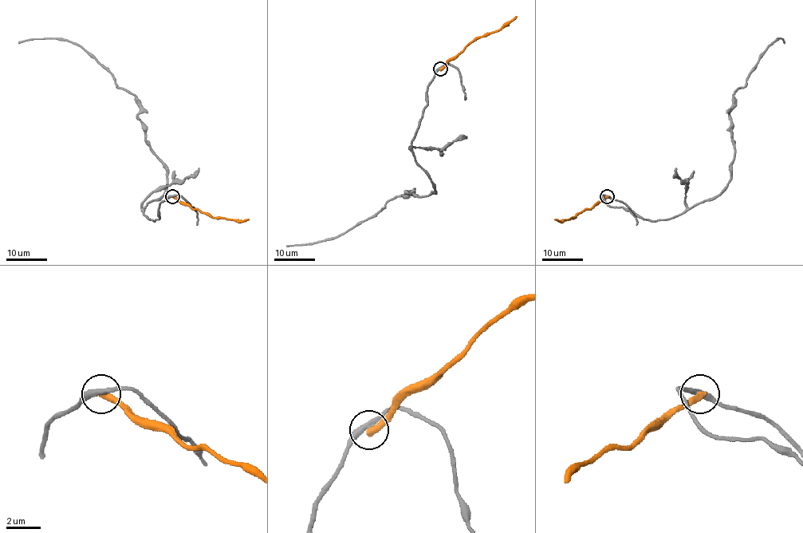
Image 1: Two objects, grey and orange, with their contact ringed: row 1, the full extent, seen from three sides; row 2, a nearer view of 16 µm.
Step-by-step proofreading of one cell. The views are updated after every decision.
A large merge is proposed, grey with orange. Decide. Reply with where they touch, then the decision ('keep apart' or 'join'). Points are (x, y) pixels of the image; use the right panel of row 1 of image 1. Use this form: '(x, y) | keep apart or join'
(607, 196) | keep apart

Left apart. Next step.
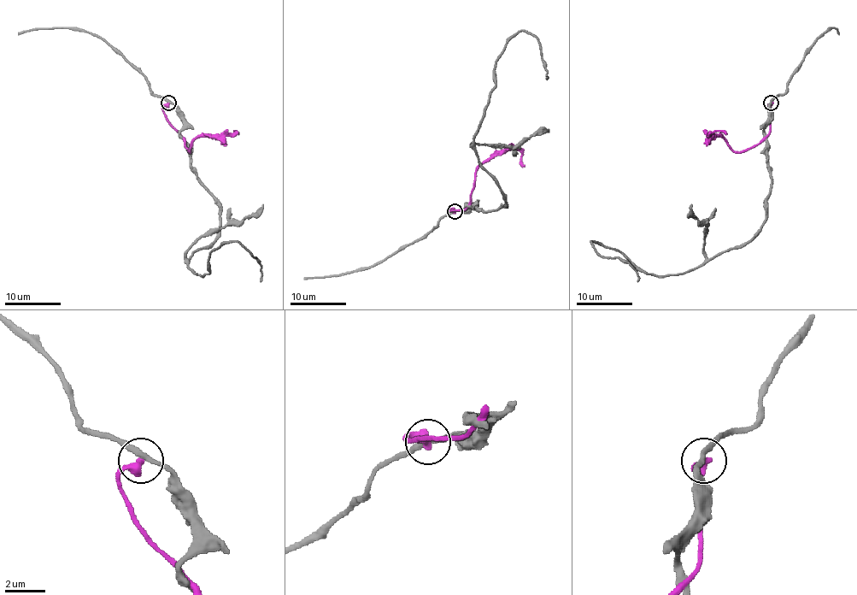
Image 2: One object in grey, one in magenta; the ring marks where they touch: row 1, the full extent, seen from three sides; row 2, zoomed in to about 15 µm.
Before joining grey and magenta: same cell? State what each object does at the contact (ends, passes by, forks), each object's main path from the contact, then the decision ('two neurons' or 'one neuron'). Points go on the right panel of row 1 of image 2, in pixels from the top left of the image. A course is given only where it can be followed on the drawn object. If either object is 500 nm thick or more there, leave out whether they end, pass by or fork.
grey runs (771, 103), (762, 227), (677, 274), (641, 272), (590, 243), (624, 259), (637, 281); magenta runs (771, 103), (771, 131), (762, 139), (748, 149), (734, 151), (723, 138), (709, 135), (722, 131), (726, 135); two neurons

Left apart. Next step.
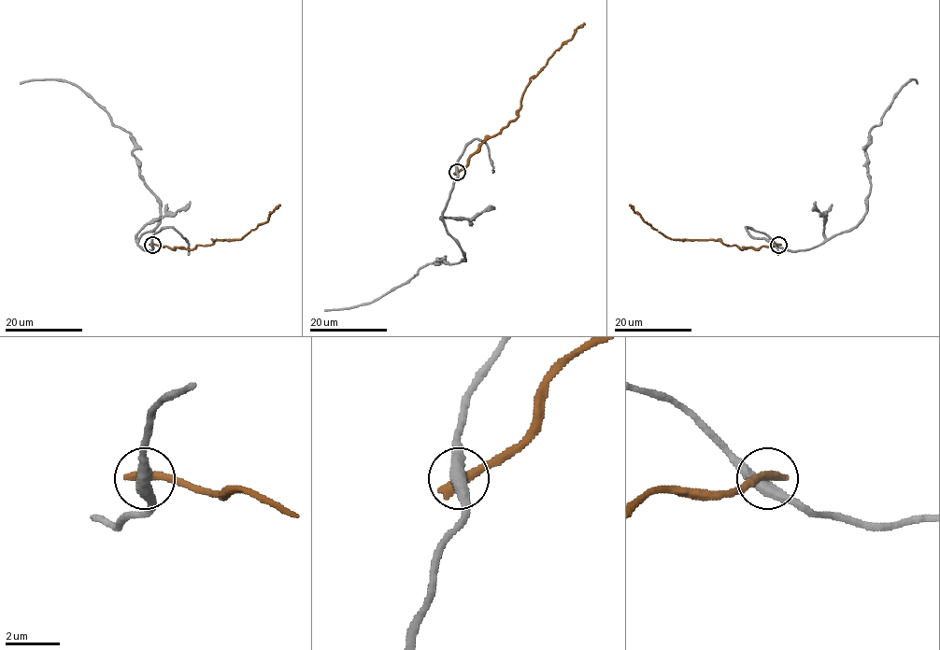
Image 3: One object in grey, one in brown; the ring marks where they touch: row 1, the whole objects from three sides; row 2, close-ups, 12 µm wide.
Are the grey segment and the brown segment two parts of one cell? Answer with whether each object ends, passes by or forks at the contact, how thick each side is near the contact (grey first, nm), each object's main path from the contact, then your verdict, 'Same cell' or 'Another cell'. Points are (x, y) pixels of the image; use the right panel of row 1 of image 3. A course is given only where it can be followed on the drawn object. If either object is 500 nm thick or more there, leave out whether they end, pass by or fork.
At the ring grey passes by. At the ring brown ends. Thickness 440 nm (grey) against 460 nm. Course of grey: (777, 244), (807, 250), (862, 218), (869, 133), (904, 84), (918, 83). Course of brown: (777, 244), (741, 249), (714, 239), (672, 239), (646, 223), (630, 204). Another cell

